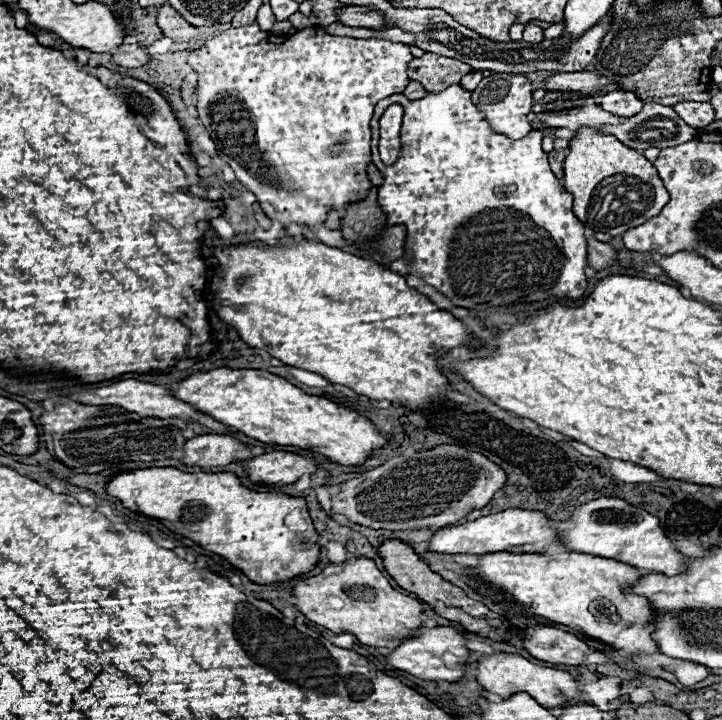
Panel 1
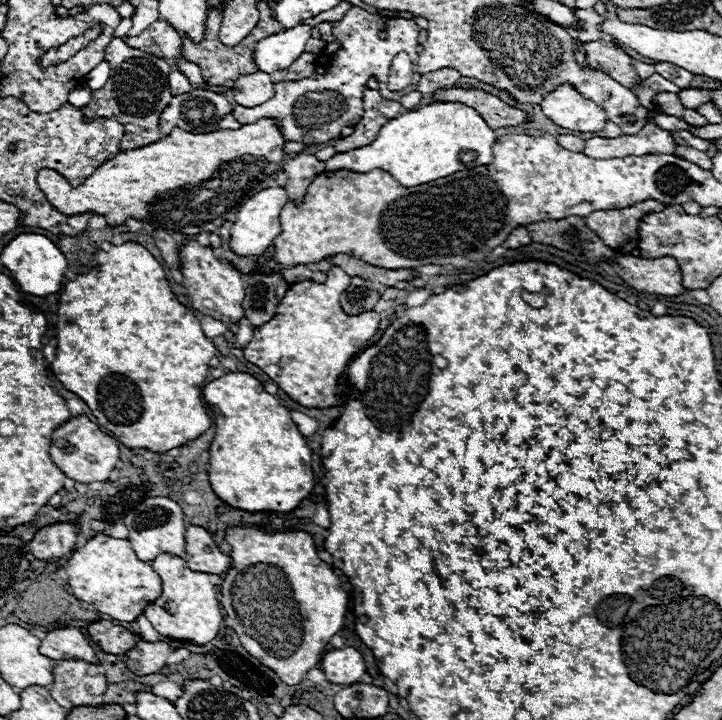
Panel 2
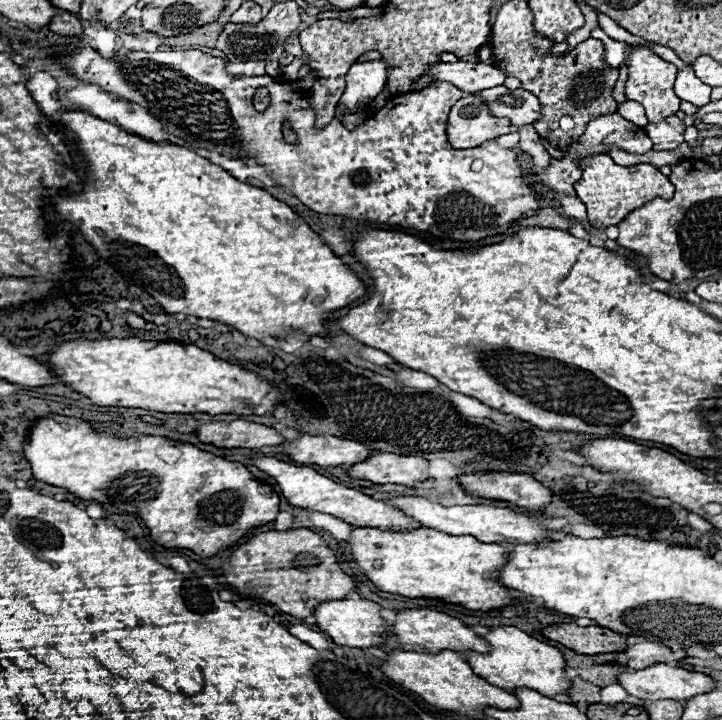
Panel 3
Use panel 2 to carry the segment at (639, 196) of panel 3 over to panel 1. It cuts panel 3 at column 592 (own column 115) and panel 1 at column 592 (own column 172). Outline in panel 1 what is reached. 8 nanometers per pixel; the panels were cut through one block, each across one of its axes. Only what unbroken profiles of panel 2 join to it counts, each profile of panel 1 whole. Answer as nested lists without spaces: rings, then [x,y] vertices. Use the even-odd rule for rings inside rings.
[[[580,128],[568,146],[564,162],[564,188],[574,194],[574,214],[592,232],[620,236],[630,228],[658,216],[668,202],[668,192],[652,166],[640,152],[626,148],[612,134]]]

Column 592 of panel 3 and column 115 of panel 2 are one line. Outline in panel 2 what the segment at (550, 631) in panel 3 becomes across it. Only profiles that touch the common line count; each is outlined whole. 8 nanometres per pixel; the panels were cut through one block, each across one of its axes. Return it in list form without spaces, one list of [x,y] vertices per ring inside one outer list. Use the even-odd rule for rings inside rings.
[[[108,620],[88,624],[88,636],[108,654],[124,654],[136,646],[138,638],[124,626],[114,626]]]

